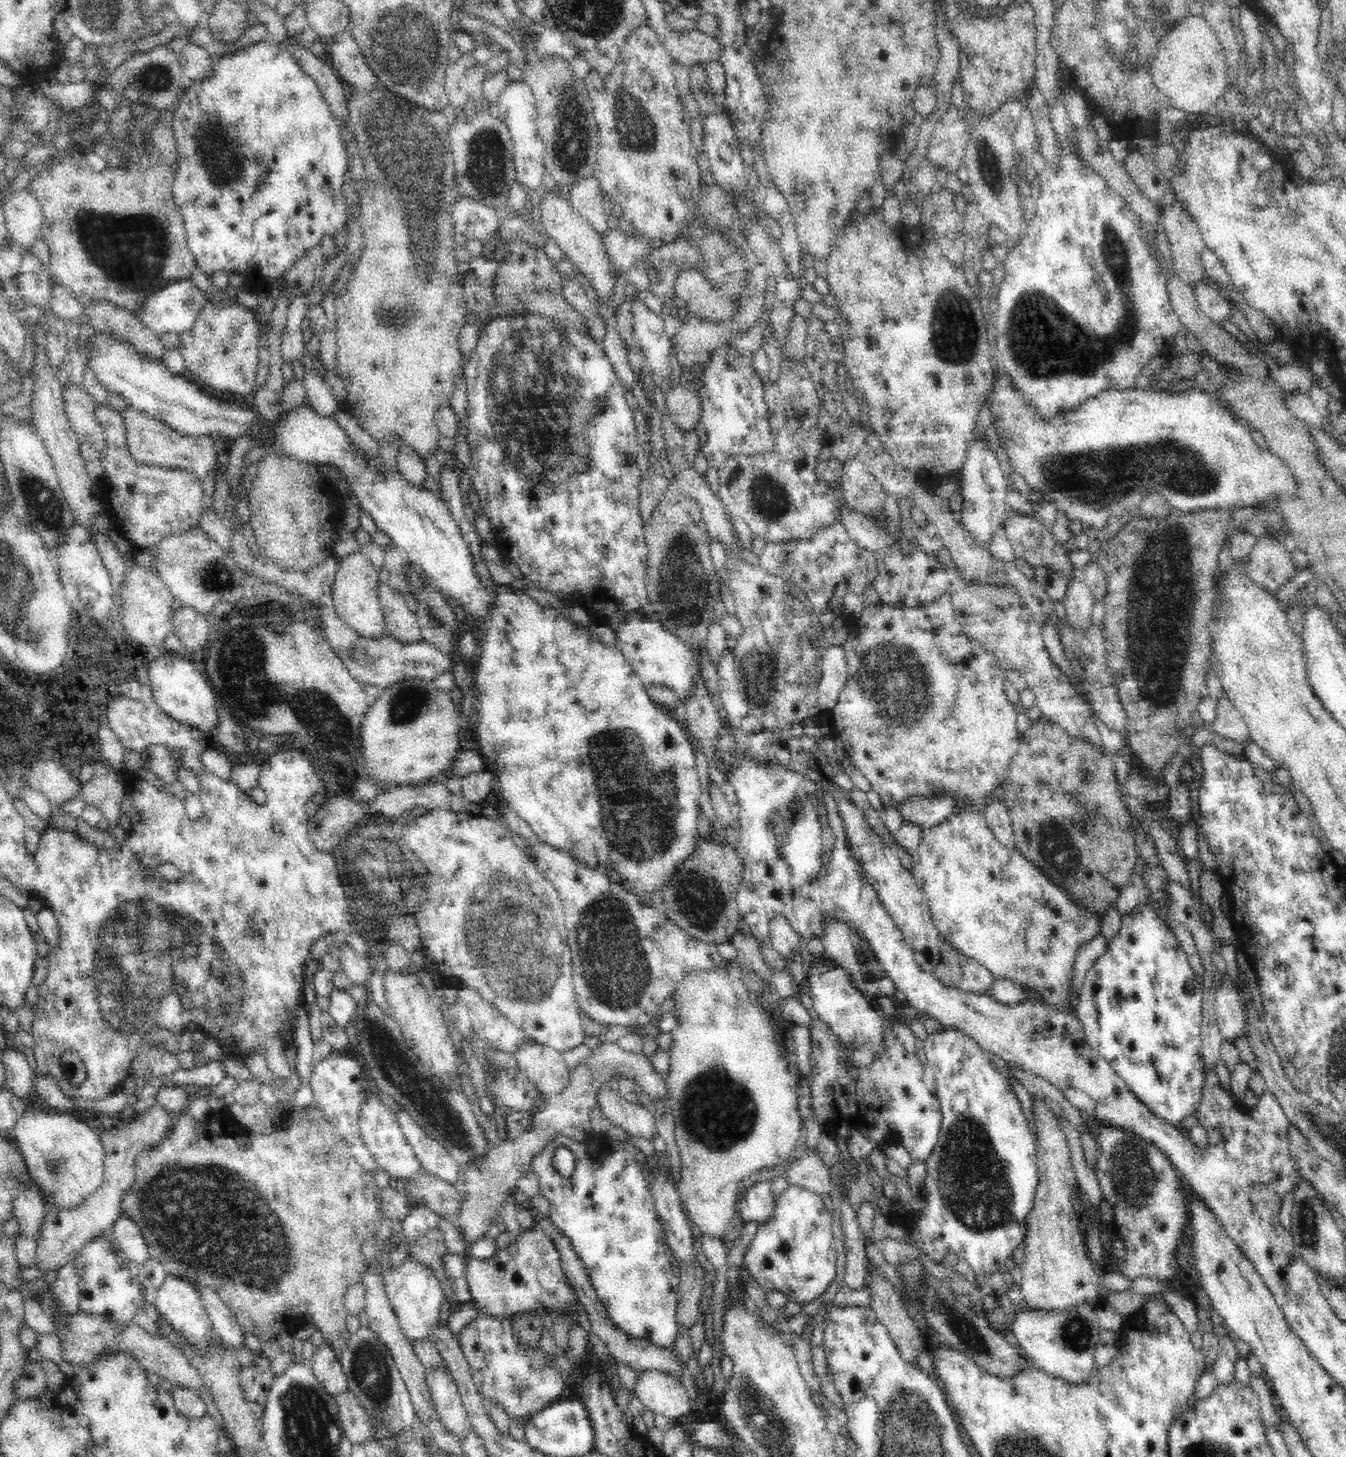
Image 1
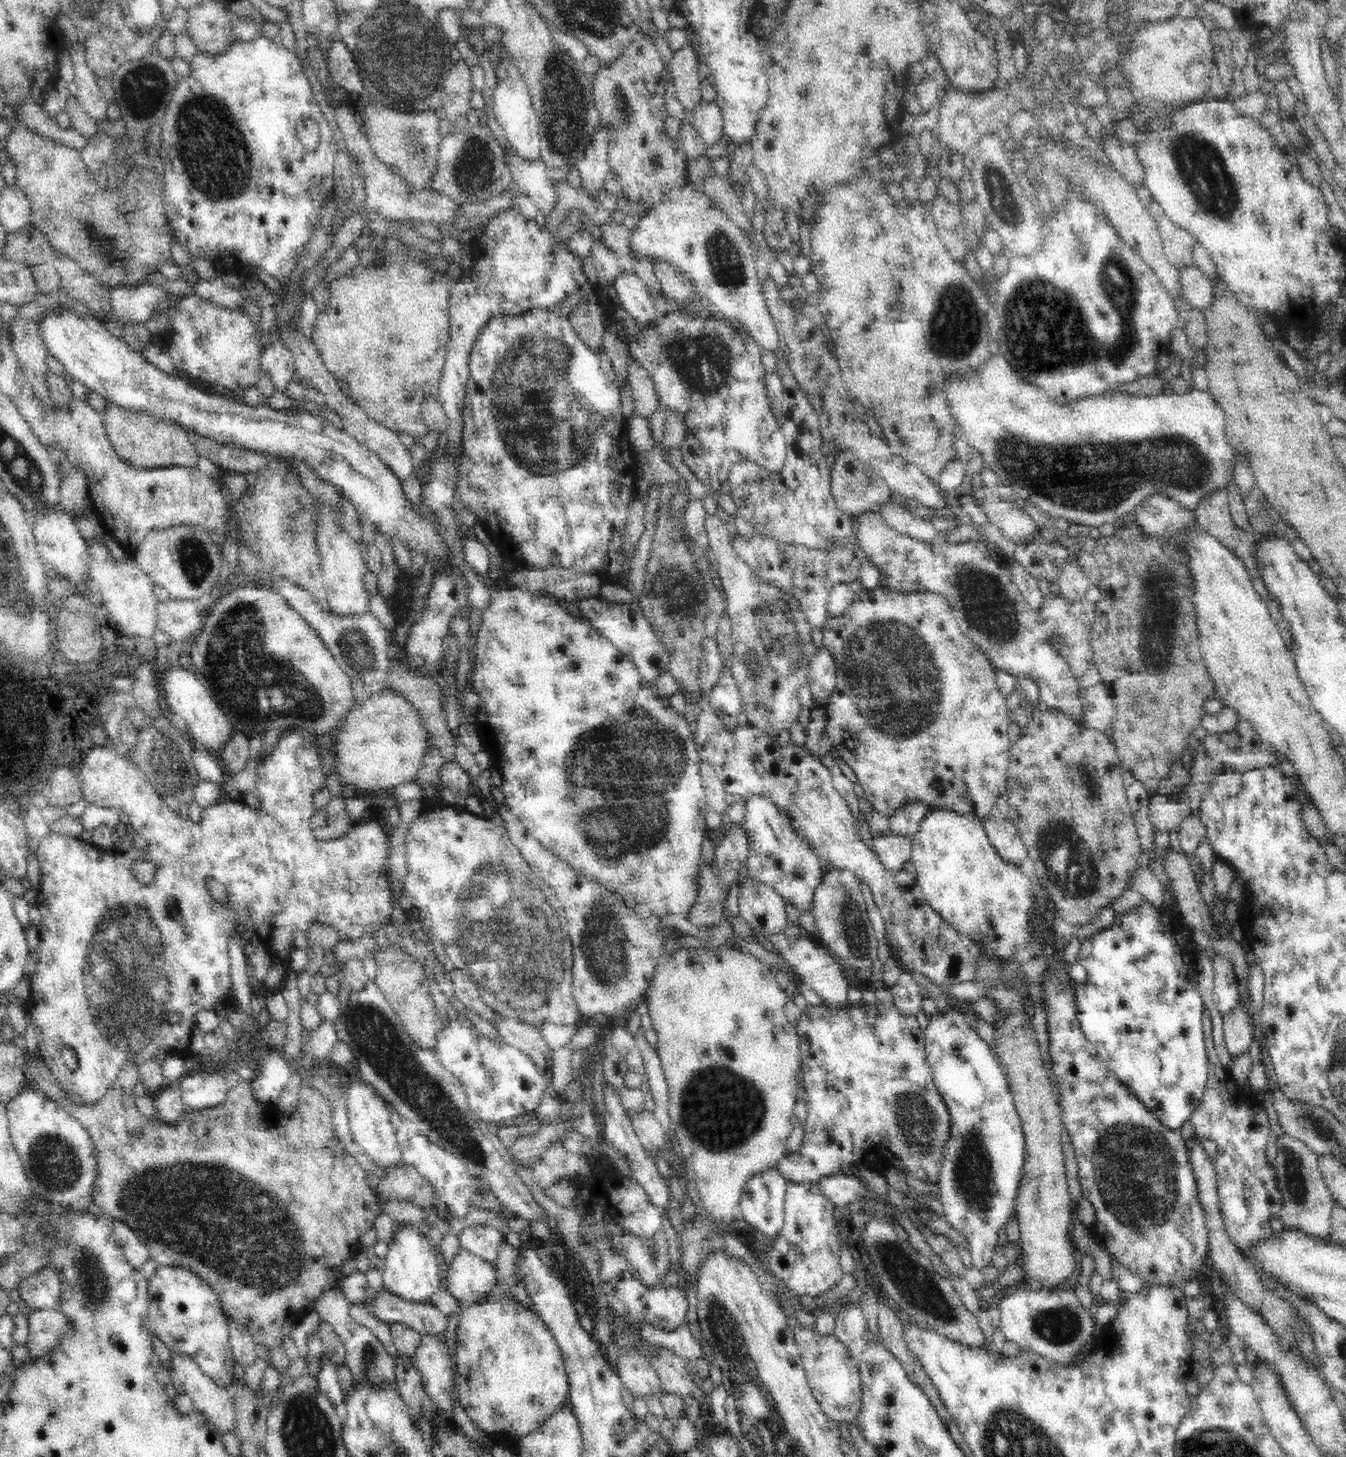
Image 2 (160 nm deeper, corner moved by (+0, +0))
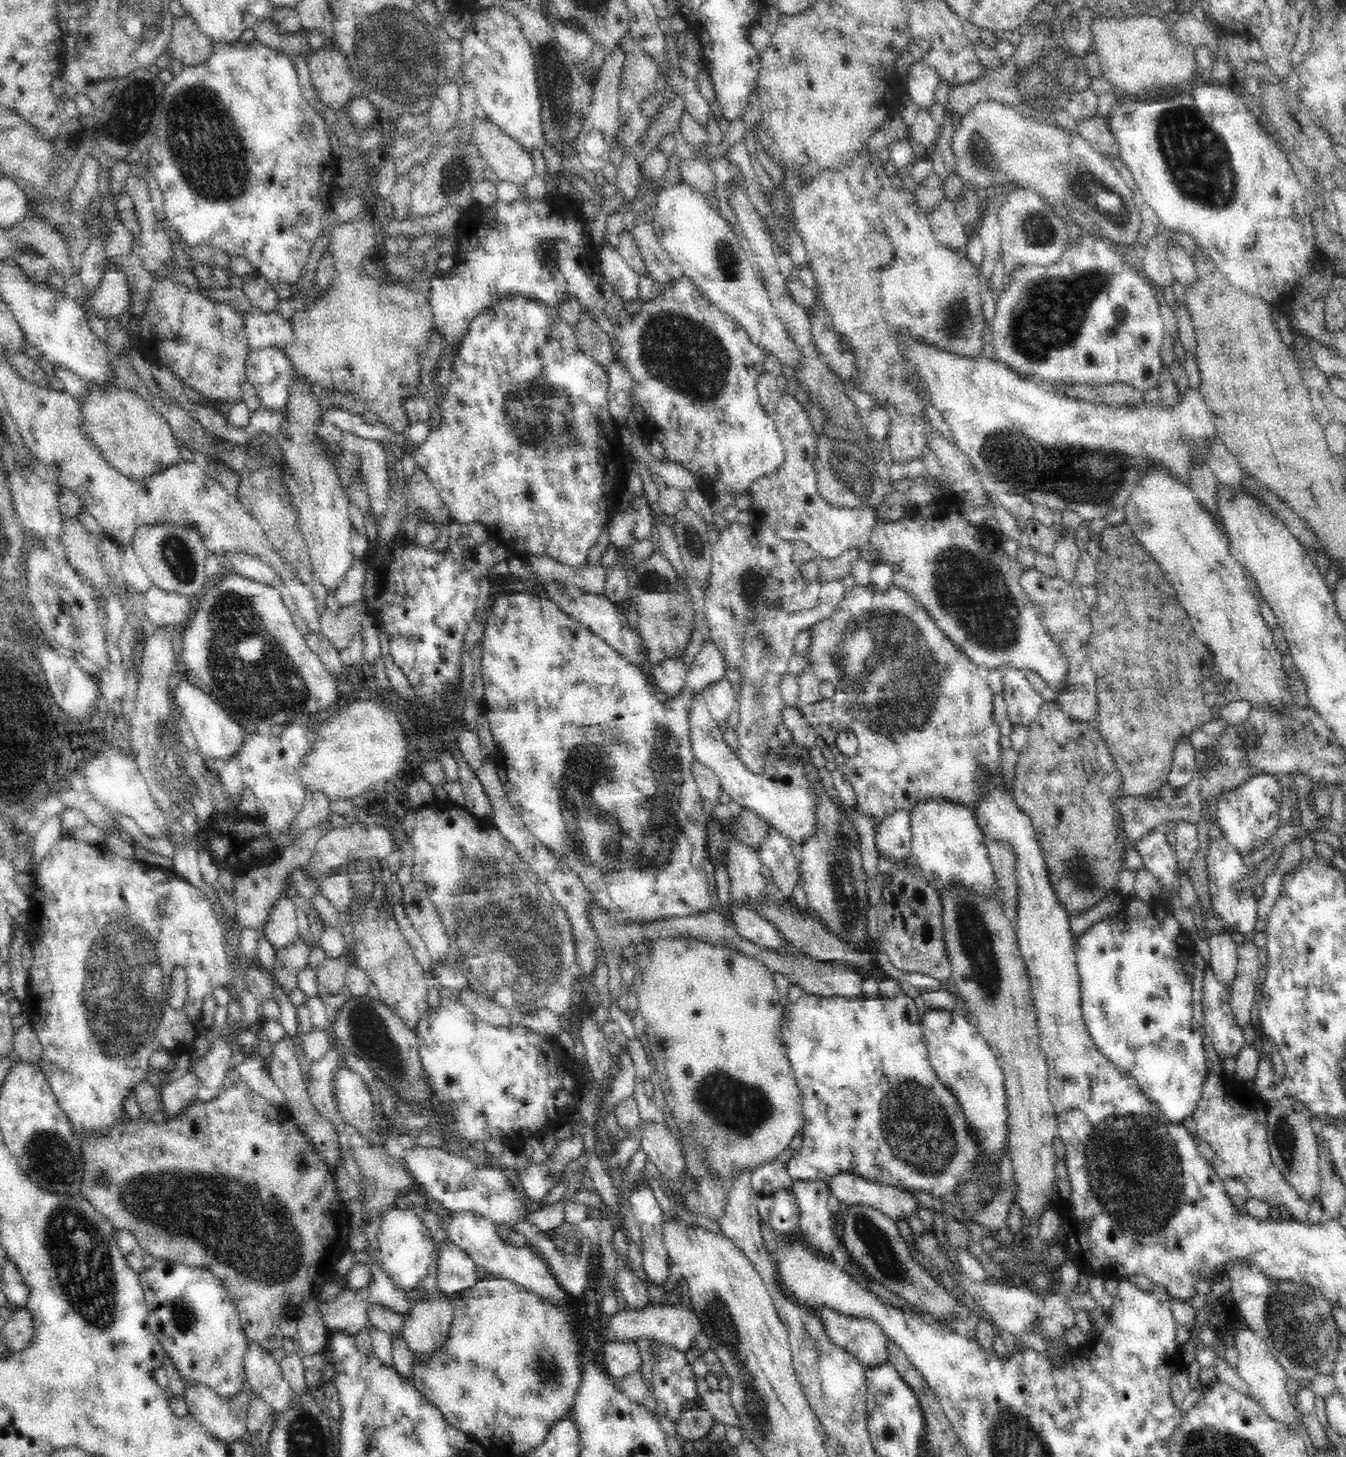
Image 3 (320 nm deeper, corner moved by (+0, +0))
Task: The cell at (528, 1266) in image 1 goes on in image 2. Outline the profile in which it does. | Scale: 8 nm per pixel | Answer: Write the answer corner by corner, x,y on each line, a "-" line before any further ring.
460,1248
448,1266
446,1289
458,1300
461,1308
486,1302
492,1292
502,1290
498,1284
499,1271
496,1263
482,1260
466,1249

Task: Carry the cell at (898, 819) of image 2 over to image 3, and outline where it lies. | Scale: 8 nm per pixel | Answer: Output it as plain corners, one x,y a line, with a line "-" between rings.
898,809
890,816
878,821
875,850
877,855
892,857
904,861
911,854
912,811

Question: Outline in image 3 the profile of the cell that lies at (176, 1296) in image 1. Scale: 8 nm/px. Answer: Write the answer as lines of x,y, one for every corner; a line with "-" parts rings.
156,1259
152,1268
140,1273
140,1282
149,1308
148,1328
158,1339
184,1381
200,1382
222,1397
236,1396
238,1392
246,1390
244,1354
248,1338
238,1318
236,1307
220,1280
208,1269

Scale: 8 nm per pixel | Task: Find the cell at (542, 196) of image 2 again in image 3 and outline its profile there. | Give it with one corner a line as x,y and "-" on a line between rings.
474,116
472,120
474,124
474,143
476,143
476,147
480,149
482,155
484,155
486,163
497,174
499,180
509,180
512,184
520,186
520,188
526,186
537,173
531,153
524,150
518,141
510,138
508,134
504,134
504,131
489,119
482,118
480,120

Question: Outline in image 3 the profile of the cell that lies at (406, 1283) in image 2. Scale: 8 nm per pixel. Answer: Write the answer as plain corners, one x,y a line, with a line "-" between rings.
398,1205
381,1215
376,1236
375,1244
379,1250
377,1257
382,1270
397,1287
415,1290
416,1286
420,1286
422,1278
426,1278
432,1256
438,1249
426,1225
410,1207

